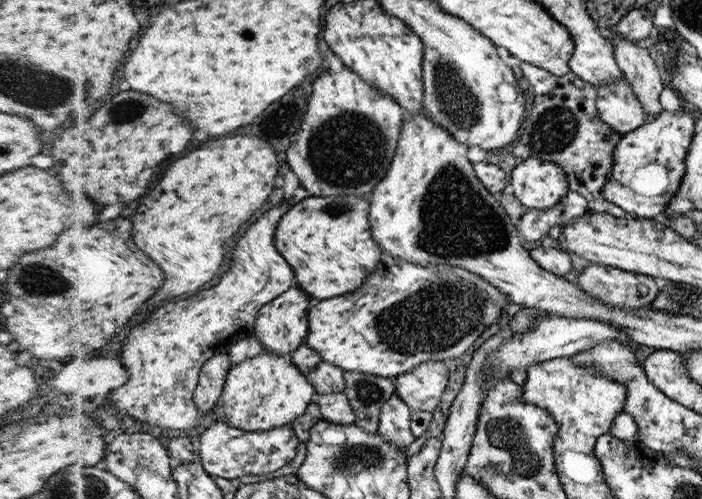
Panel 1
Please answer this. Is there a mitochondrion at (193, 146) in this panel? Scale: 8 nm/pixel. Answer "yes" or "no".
no

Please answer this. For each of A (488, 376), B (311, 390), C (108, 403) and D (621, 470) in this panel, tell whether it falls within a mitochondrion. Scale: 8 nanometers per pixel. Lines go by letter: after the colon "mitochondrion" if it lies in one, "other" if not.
A: other
B: other
C: other
D: other

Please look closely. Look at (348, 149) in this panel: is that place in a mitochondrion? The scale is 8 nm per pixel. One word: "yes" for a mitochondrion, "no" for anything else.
yes

